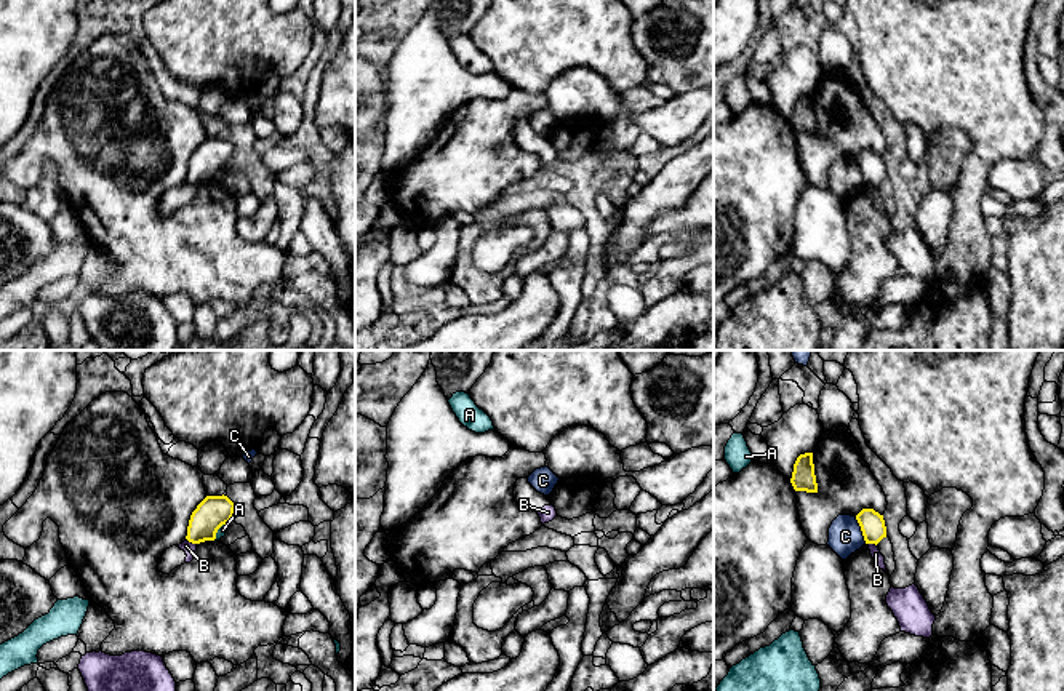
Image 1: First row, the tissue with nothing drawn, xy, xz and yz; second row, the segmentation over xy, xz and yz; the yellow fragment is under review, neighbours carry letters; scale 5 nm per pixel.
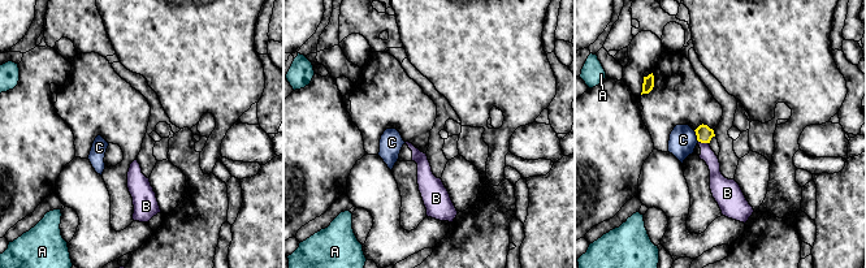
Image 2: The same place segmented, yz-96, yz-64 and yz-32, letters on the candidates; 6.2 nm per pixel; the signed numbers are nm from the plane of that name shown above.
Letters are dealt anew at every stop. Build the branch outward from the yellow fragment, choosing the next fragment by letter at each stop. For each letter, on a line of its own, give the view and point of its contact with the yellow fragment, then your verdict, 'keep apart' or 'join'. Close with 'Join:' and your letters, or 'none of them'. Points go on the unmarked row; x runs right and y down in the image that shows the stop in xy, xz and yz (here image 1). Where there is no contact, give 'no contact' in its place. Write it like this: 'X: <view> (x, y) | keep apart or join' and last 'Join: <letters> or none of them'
A: xy (216, 173) | keep apart
B: xy (191, 183) | keep apart
C: yz (861, 171) | keep apart
Join: none of them

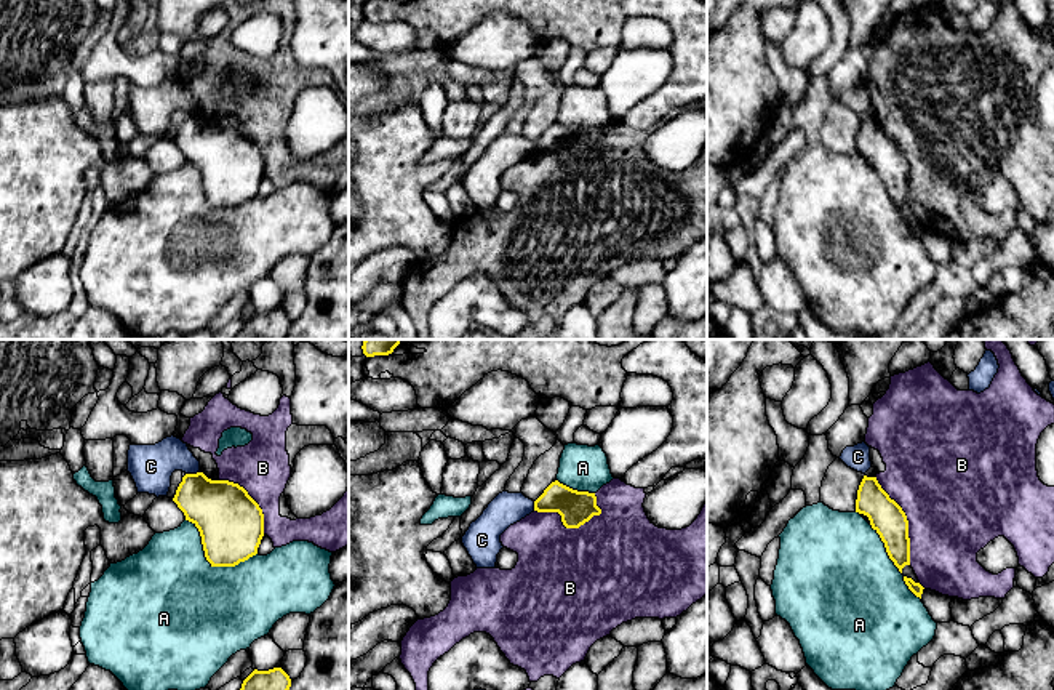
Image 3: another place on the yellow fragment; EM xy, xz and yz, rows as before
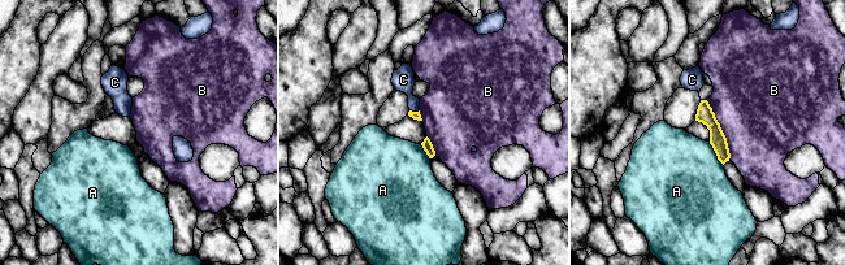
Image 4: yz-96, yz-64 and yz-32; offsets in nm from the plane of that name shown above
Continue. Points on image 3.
A: xy (211, 205) | keep apart
B: xz (566, 168) | keep apart
C: xy (192, 116) | keep apart
Join: none of them

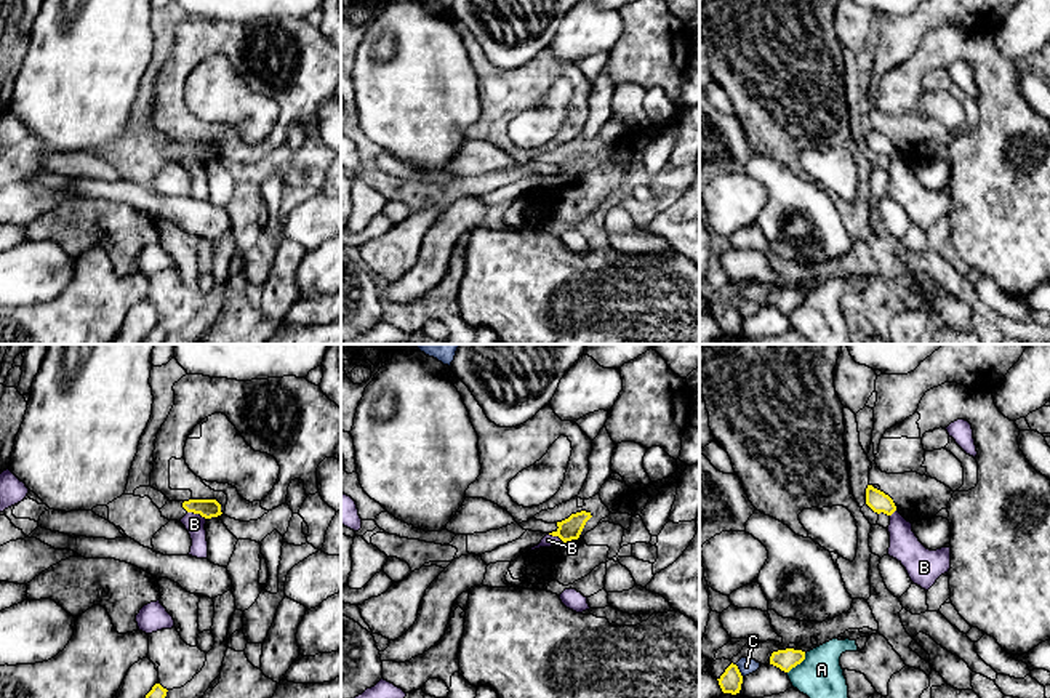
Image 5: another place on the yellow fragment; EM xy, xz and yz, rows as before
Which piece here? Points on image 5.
A: yz (797, 304) | keep apart
B: xy (197, 154) | join
C: yz (738, 312) | keep apart
Join: B

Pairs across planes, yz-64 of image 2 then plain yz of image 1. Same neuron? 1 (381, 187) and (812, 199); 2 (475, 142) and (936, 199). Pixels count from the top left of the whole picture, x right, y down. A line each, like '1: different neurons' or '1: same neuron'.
1: same neuron
2: different neurons

